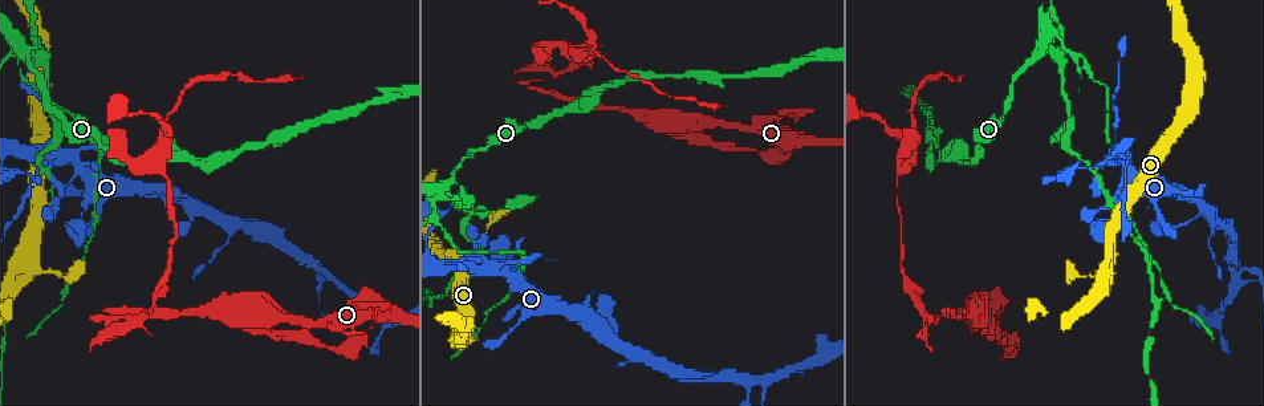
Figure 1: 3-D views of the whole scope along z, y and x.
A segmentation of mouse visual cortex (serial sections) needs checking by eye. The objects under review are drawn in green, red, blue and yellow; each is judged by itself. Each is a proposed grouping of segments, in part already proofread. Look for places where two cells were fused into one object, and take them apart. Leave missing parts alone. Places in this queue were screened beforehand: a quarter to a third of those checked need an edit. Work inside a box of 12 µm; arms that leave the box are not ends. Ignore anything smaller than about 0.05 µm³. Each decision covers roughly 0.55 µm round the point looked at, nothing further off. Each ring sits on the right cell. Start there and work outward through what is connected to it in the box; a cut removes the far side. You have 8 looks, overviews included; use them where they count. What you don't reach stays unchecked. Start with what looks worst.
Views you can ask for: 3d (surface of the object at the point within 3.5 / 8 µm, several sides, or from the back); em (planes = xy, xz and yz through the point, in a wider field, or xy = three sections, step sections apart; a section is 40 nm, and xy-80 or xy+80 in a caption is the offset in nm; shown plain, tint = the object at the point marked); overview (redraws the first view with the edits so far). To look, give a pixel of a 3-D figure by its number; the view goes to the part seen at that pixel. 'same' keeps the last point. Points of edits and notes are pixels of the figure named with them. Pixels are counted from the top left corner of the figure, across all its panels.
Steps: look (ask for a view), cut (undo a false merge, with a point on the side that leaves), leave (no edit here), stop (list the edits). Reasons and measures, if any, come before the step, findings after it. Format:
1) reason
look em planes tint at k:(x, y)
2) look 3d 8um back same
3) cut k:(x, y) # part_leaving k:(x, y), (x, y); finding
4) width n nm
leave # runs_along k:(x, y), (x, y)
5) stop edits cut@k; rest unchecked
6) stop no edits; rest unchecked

a fork
look 3d 3.5um at 1:(450, 183)

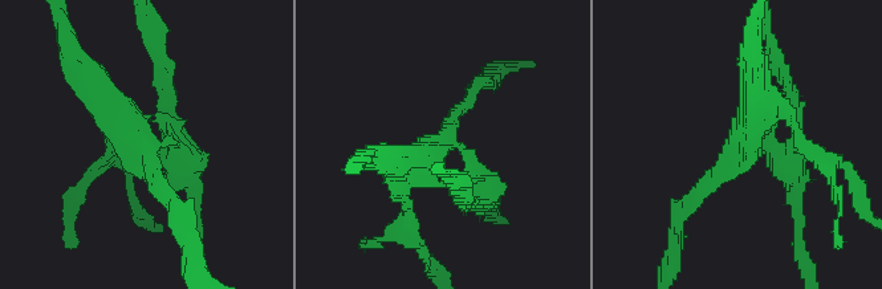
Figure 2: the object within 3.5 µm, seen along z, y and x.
look em xy step 3 tint at 2:(440, 148)

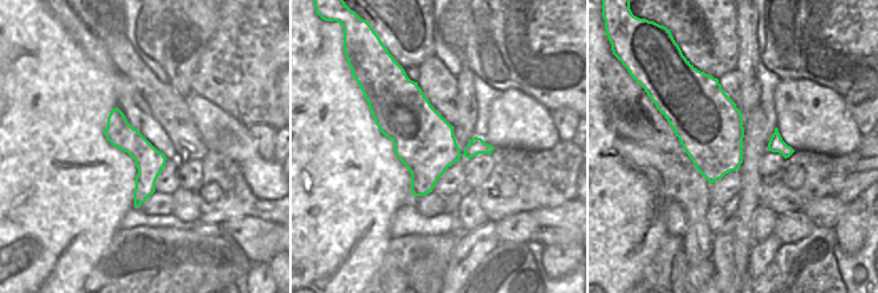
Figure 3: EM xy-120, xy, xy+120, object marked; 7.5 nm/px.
arms 3; arm_widths 200, 250, 300 nm
cut 2:(475, 203) # part_leaving 2:(459, 149), (483, 196), (495, 203); a second cell is stuck on

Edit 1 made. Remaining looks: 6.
look overview

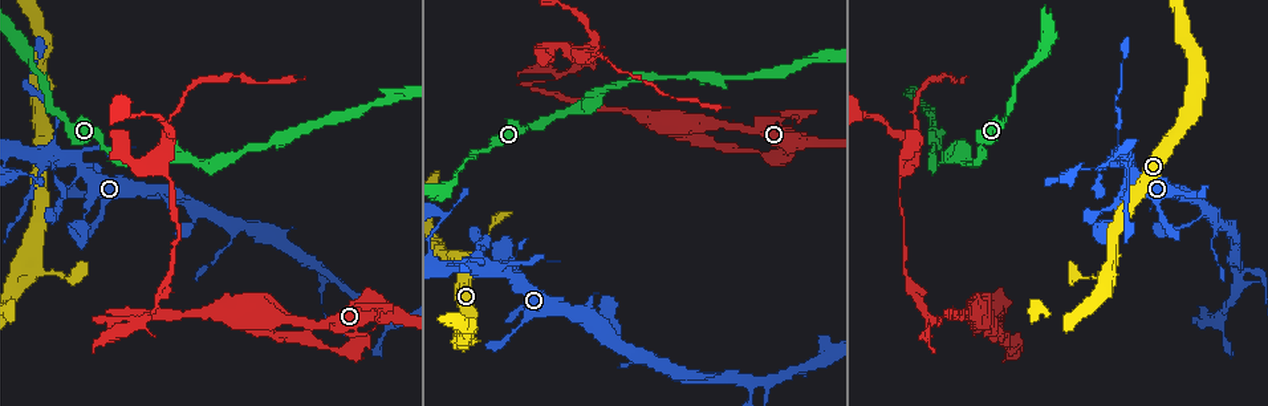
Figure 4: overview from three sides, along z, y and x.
look 3d 8um back at 4:(41, 272)

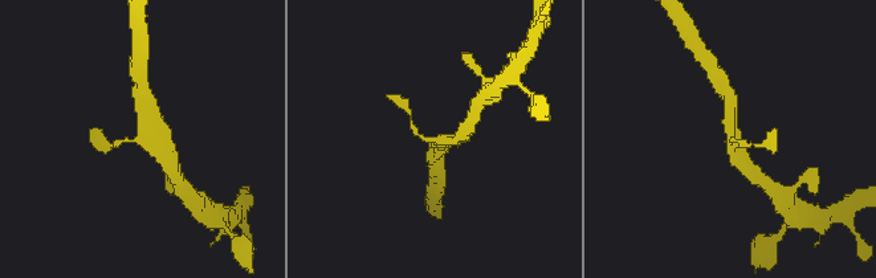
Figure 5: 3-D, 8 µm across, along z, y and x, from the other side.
look em xy step 3 tint at 5:(726, 135)

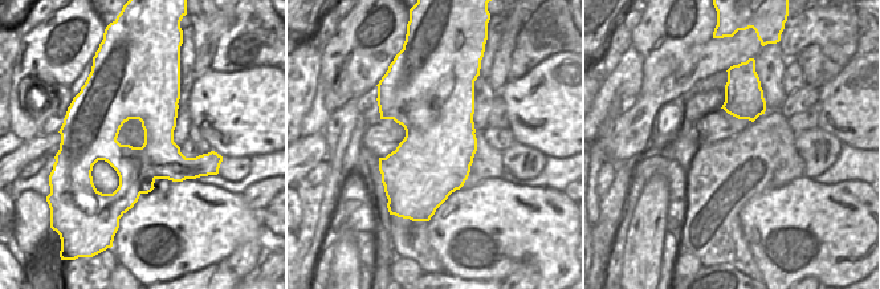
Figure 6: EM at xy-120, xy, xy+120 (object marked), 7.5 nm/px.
leave # runs_along 5:(146, 99), (139, 139), (114, 146); one cell here

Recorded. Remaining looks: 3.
four-way junction
look 3d 3.5um at 4:(52, 149)

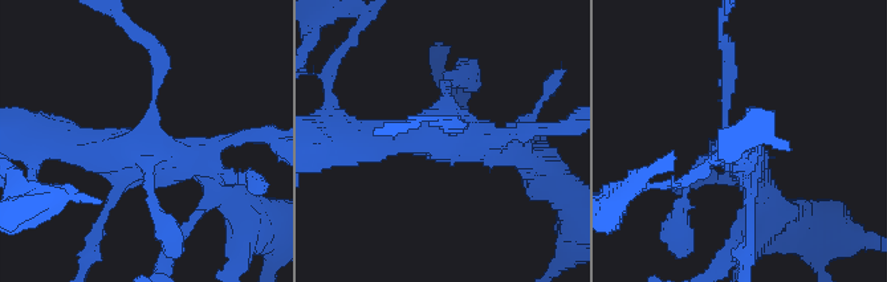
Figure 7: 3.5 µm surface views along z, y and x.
look em xy step 1 tint at 7:(149, 141)

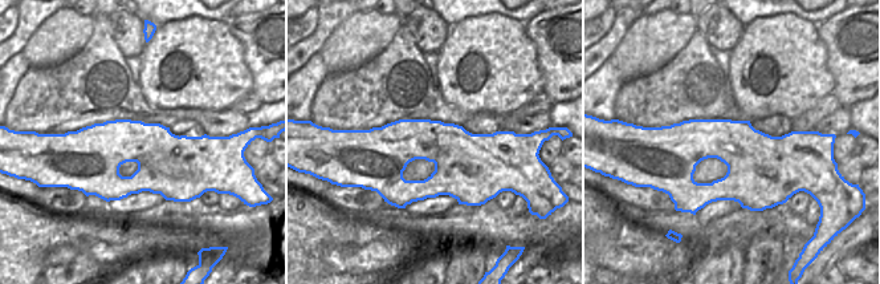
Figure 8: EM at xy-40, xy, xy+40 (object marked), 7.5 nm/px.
look em xy step 5 tint same

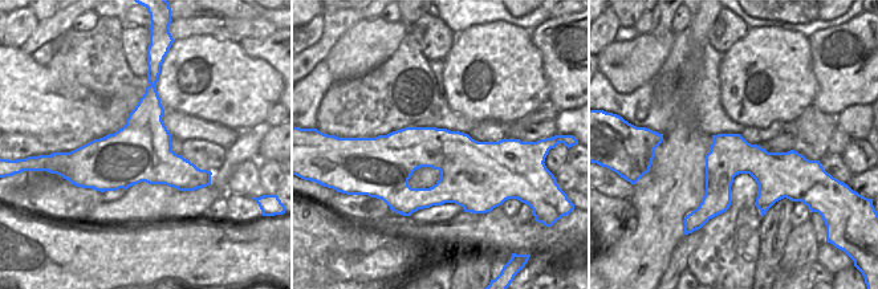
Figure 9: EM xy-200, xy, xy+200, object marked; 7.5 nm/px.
cut 7:(727, 58) # part_leaving 7:(727, 101), (723, 24); two cells meet here

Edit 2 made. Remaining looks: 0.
stop edits cut@2, cut@7; rest unchecked

